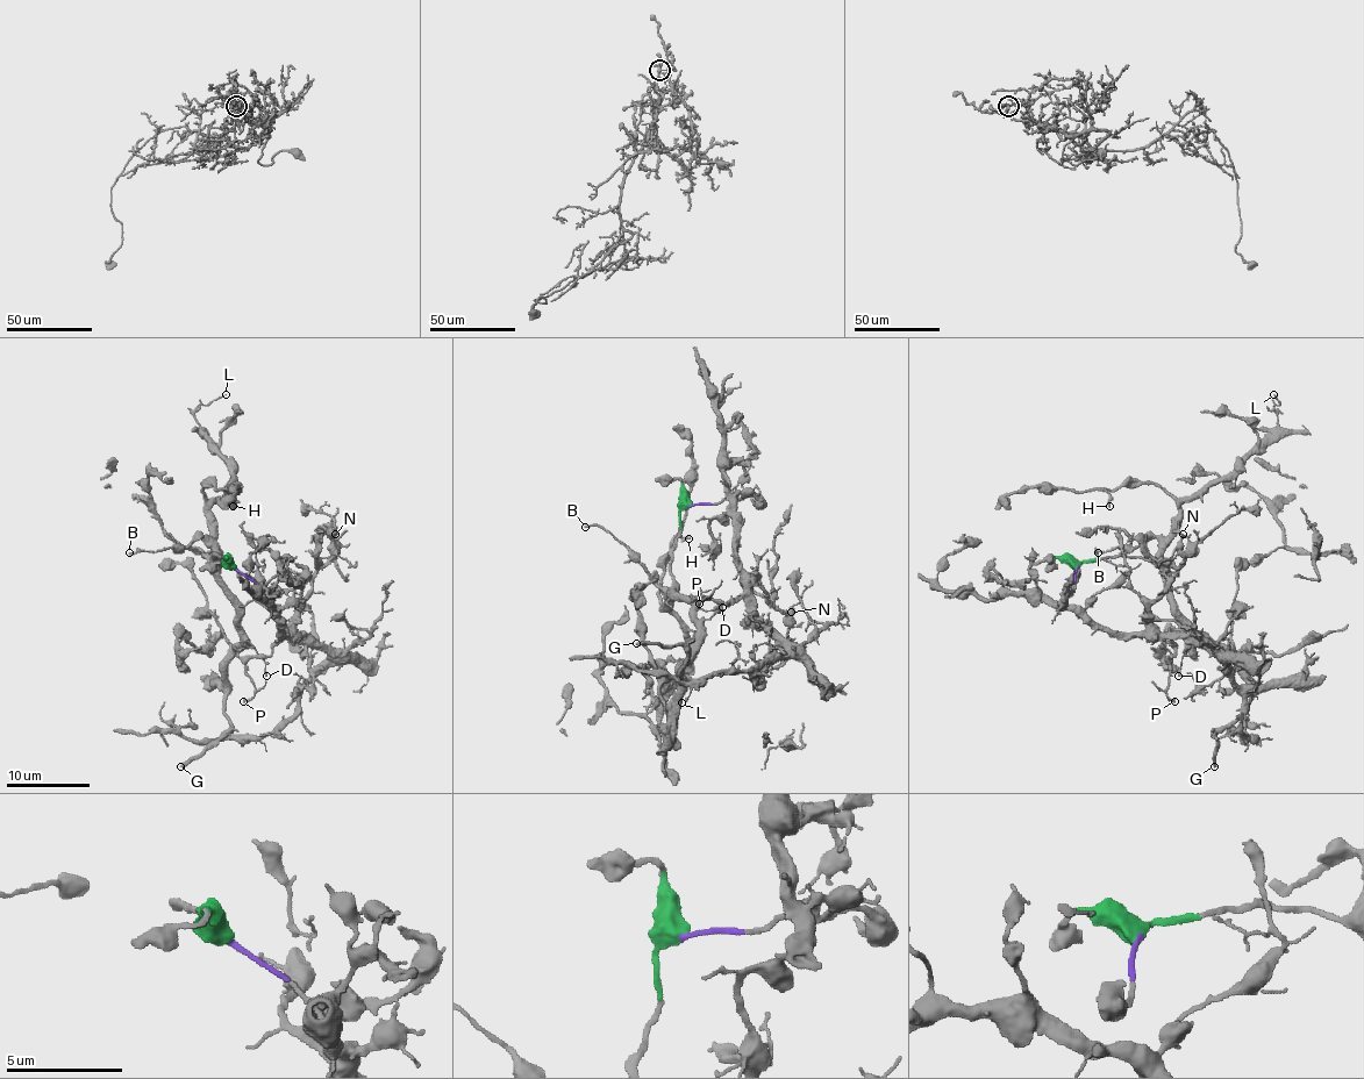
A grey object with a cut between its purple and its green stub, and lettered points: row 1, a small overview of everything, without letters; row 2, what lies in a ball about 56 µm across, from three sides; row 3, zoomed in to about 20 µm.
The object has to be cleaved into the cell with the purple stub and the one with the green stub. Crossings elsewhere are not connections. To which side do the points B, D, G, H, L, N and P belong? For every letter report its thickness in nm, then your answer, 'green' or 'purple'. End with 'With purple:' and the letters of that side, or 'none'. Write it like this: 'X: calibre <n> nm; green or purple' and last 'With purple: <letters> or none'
B: calibre 170 nm; green
D: calibre 160 nm; green
G: calibre 320 nm; green
H: calibre 170 nm; green
L: calibre 100 nm; green
N: calibre 90 nm; purple
P: calibre 150 nm; purple
With purple: N, P

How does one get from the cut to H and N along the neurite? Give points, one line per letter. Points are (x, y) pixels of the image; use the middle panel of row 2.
H: (688, 506), (680, 513), (672, 550), (675, 581), (666, 607), (659, 586), (664, 555), (677, 535), (688, 537)
N: (688, 506), (743, 495), (735, 495), (737, 571), (752, 578), (787, 617), (792, 611)

